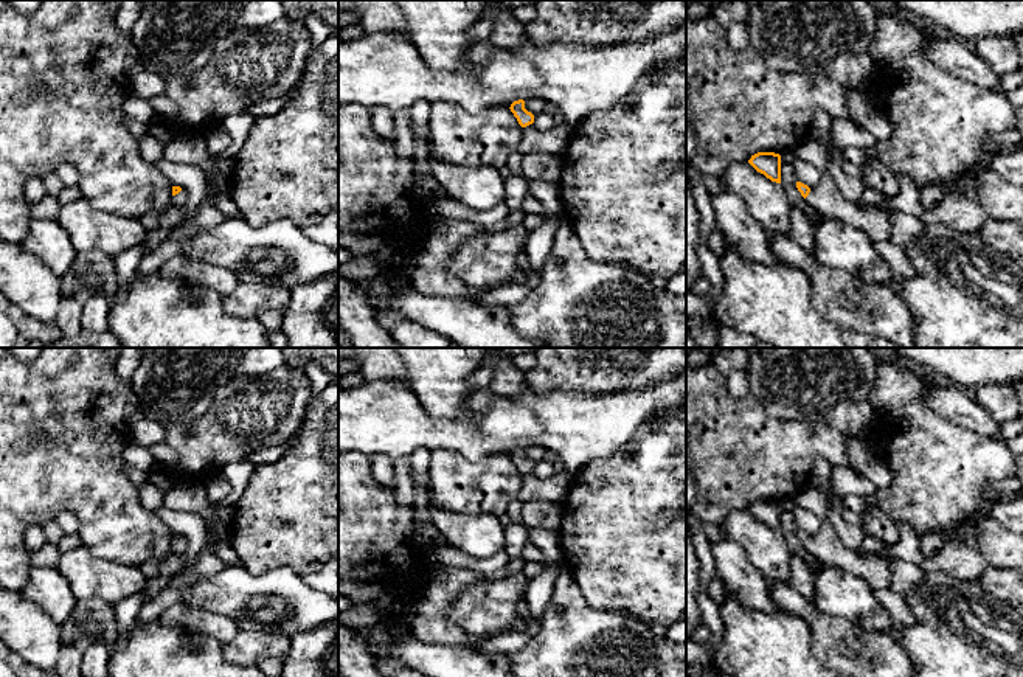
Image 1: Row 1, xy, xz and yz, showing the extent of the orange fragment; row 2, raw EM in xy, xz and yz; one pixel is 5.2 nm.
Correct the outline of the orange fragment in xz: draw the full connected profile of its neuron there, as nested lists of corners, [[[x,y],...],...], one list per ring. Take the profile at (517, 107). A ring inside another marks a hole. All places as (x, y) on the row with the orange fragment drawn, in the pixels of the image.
[[[523,99],[514,101],[509,109],[522,126],[522,140],[517,148],[522,154],[559,154],[568,146],[574,126],[565,123],[550,130],[539,130],[532,126],[534,115],[525,109]]]

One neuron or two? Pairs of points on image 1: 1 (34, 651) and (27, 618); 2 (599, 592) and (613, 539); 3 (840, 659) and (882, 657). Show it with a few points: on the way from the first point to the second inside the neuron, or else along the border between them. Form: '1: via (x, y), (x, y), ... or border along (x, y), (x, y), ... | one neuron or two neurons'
1: via (34, 643), (34, 637), (27, 626) | one neuron
2: via (609, 579), (612, 552) | one neuron
3: via (851, 657), (871, 657) | one neuron

